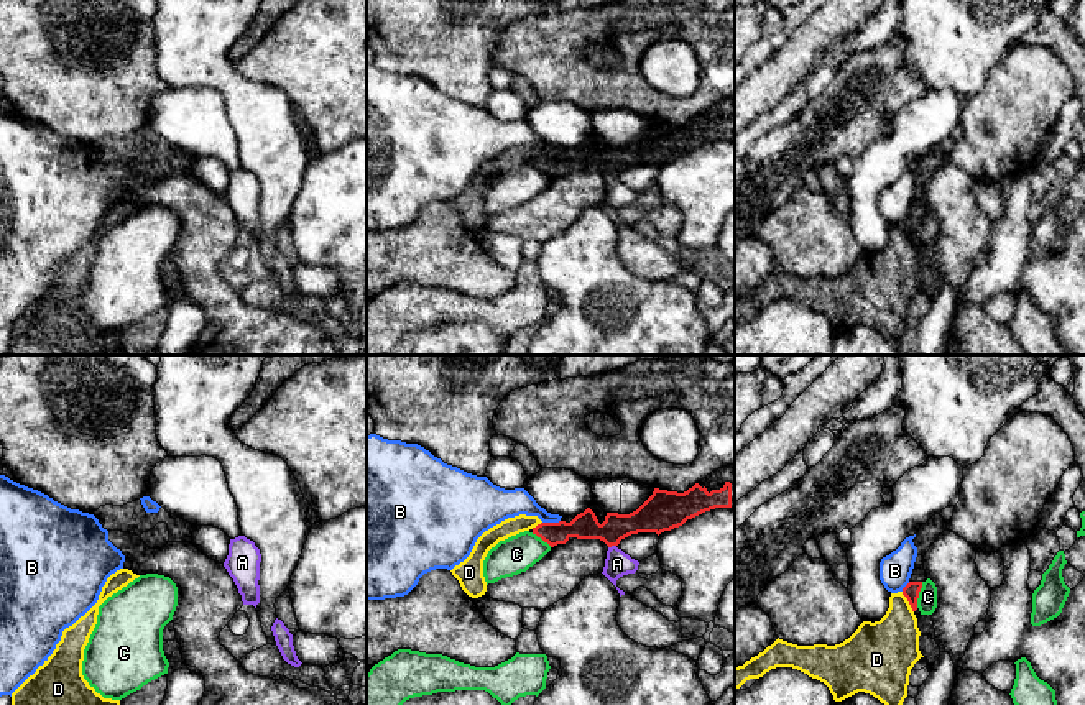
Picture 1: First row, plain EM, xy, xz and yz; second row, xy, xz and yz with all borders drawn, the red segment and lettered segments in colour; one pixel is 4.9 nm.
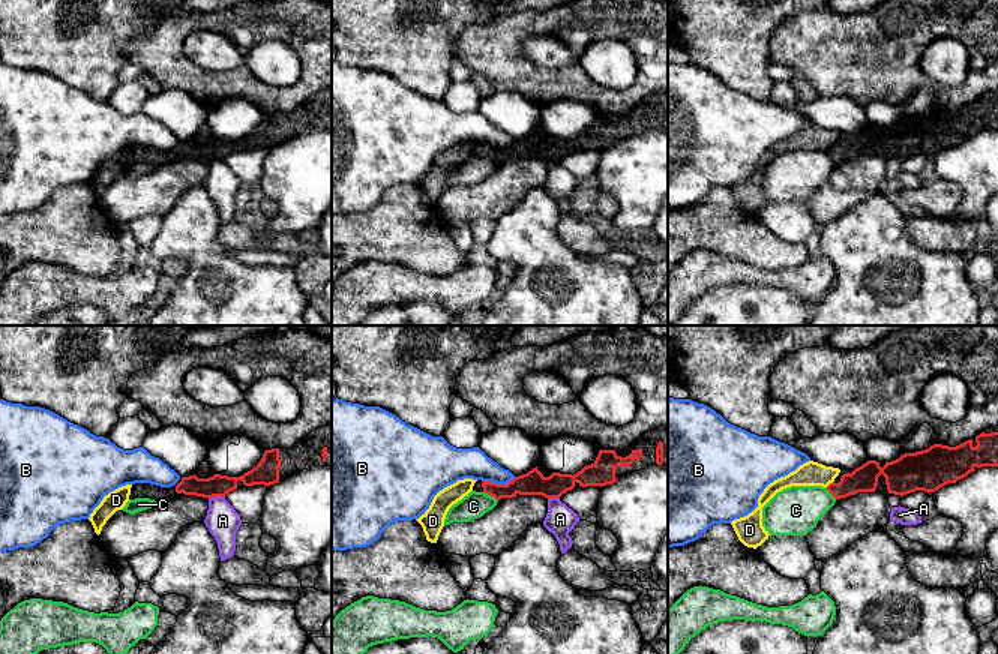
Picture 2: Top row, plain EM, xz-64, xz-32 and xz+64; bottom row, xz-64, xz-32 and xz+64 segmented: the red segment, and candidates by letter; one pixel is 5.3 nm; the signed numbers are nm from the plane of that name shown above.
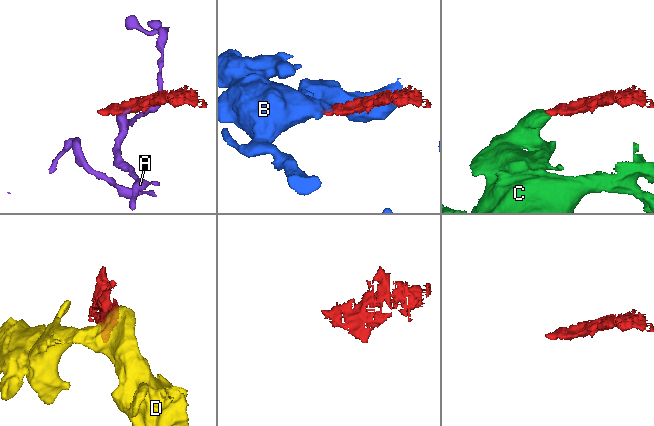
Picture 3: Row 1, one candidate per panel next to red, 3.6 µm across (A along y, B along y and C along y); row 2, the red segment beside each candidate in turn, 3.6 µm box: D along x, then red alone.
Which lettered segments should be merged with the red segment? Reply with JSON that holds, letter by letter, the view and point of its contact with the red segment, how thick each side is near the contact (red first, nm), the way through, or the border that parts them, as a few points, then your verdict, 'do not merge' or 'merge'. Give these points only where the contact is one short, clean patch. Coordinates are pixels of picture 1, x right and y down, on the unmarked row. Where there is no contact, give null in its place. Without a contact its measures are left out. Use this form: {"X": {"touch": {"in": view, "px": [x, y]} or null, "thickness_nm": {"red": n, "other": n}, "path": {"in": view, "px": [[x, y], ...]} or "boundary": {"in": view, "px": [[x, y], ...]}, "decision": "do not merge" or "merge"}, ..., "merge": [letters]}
{"A": {"touch": {"in": "xz", "px": [612, 176]}, "thickness_nm": {"red": 160, "other": 130}, "boundary": {"in": "xz", "px": [[615, 176], [609, 179]]}, "decision": "do not merge"}, "B": {"touch": {"in": "xz", "px": [551, 155]}, "thickness_nm": {"red": 130, "other": 140}, "boundary": {"in": "xz", "px": [[559, 152], [543, 155]]}, "decision": "do not merge"}, "C": {"touch": {"in": "yz", "px": [918, 227]}, "thickness_nm": {"red": 80, "other": 100}, "boundary": {"in": "yz", "px": [[923, 214], [916, 239]]}, "decision": "do not merge"}, "D": {"touch": {"in": "yz", "px": [908, 232]}, "thickness_nm": {"red": 80, "other": 280}, "boundary": {"in": "yz", "px": [[901, 224], [913, 244]]}, "decision": "do not merge"}, "merge": []}

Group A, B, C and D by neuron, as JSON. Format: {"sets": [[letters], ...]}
{"sets": [["A"], ["B"], ["C"], ["D"]]}

